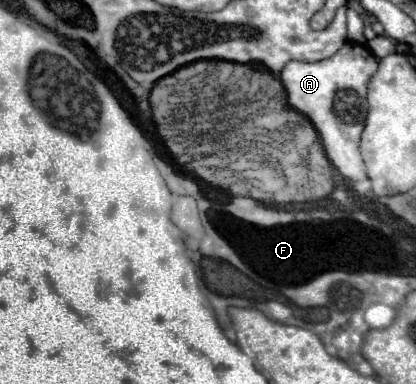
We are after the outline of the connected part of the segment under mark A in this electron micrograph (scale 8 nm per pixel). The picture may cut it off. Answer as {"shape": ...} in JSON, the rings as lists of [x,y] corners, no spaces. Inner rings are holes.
{"shape":[[[344,44],[332,58],[320,62],[288,62],[280,74],[282,84],[288,92],[288,102],[302,114],[310,118],[314,128],[322,138],[324,152],[328,160],[338,168],[338,172],[348,180],[364,180],[364,160],[360,154],[360,134],[364,130],[364,120],[368,114],[366,88],[368,80],[376,72],[378,60],[362,44]]]}

